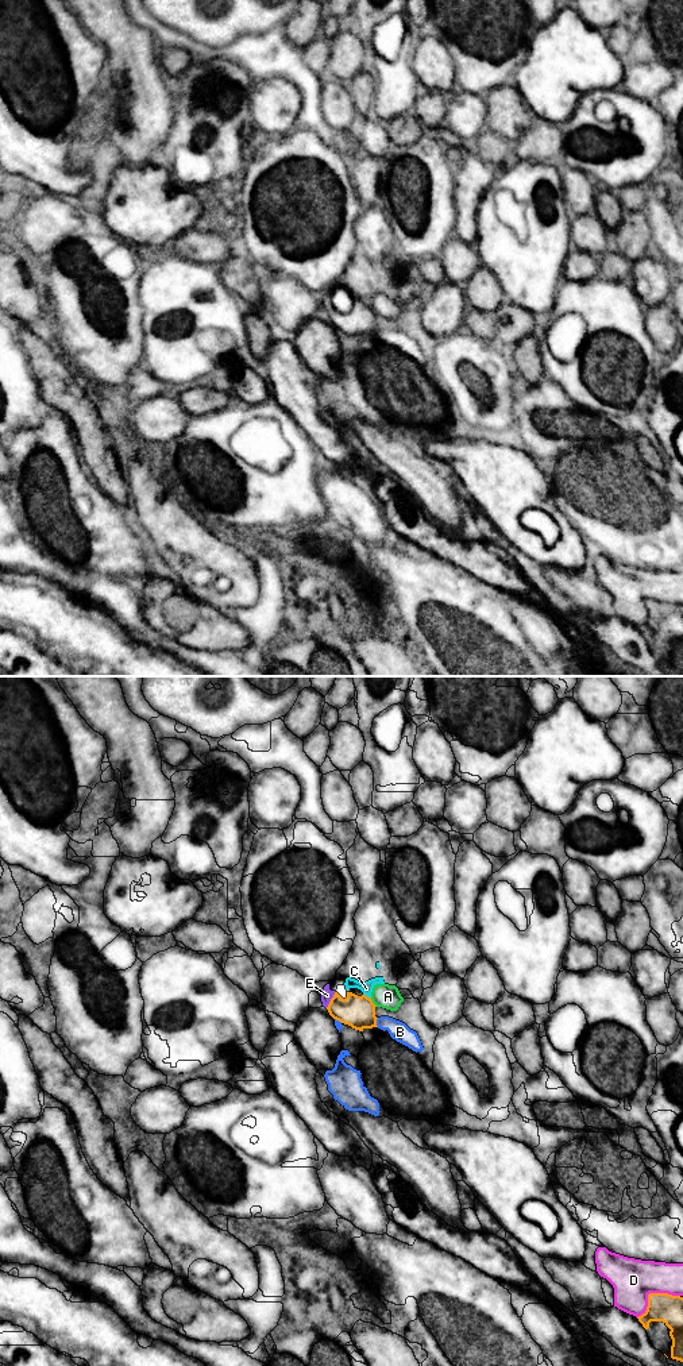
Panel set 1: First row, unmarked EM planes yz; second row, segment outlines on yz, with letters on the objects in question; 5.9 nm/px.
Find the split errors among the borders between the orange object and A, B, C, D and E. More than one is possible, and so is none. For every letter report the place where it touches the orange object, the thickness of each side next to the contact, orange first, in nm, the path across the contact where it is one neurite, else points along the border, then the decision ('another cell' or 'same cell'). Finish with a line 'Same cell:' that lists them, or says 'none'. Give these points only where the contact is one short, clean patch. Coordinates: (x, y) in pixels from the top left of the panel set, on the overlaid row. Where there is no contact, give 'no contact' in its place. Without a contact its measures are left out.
A: meets orange in yz at (371, 1002); 190 nm thick on the orange side, 140 nm on the other; another cell
B: meets orange in yz at (375, 1022); 190 nm thick on the orange side, 110 nm on the other; border along yz (378, 1018), (377, 1026); another cell
C: meets orange in yz at (366, 996); 190 nm thick on the orange side, 70 nm on the other; border along yz (363, 994), (370, 998); another cell
D: meets orange in yz at (652, 1293); 180 nm thick on the orange side, 240 nm on the other; another cell
E: meets orange in yz at (331, 1000); 190 nm thick on the orange side, 70 nm on the other; runs through yz (357, 1011), (342, 1010), (331, 1000), (327, 995); same cell
Same cell: E

